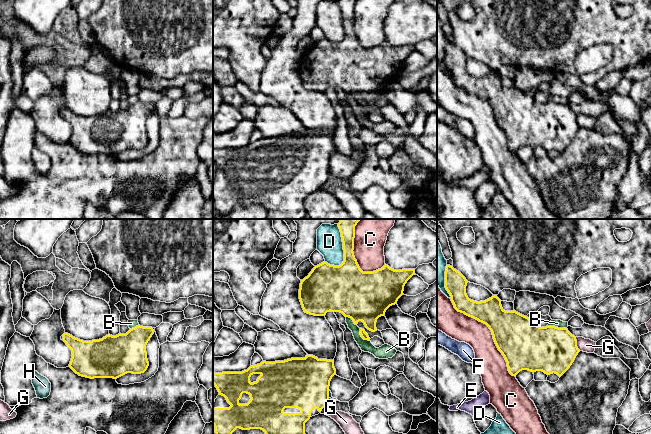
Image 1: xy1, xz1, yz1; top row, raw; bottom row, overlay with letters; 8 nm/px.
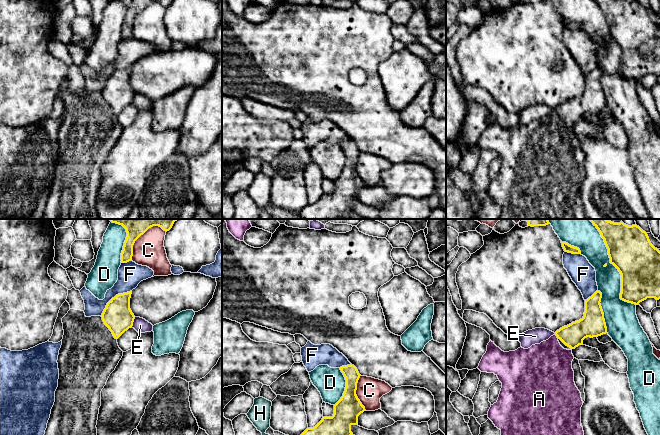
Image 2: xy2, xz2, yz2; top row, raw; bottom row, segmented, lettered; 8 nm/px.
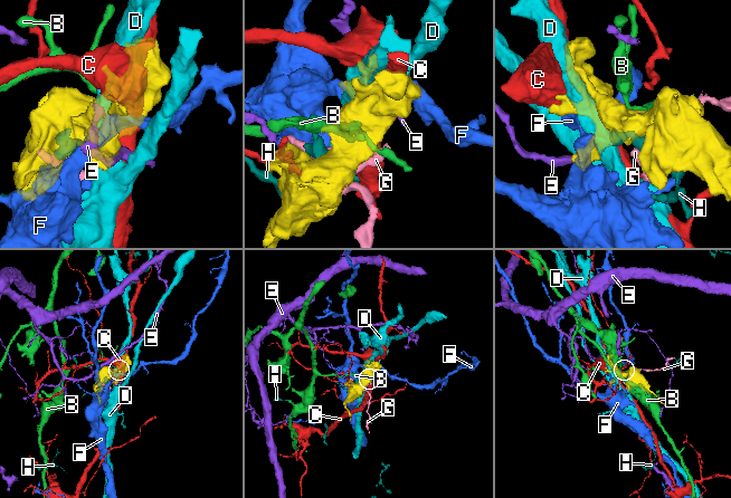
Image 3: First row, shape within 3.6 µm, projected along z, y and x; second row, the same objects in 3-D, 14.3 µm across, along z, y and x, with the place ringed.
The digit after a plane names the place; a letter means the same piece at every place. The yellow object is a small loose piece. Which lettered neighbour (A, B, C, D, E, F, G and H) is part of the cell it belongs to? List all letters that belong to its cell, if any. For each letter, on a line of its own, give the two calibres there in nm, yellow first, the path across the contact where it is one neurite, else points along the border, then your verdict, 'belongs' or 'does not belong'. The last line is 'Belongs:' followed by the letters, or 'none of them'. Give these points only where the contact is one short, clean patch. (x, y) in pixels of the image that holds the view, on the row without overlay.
A: calibres 190 and 380 nm; way yz2 (572, 111), (556, 111), (552, 118), (548, 141); belongs
B: calibres 380 and 60 nm; border yz1 (548, 101), (566, 104); does not belong
C: calibres 360 and 240 nm; does not belong
D: calibres 360 and 200 nm; does not belong
E: calibres 240 and 110 nm; border xy2 (135, 93), (131, 102); does not belong
F: calibres 240 and 200 nm; does not belong
G: calibres 380 and 110 nm; does not belong
H: calibres 420 and 30 nm; does not belong
Belongs: A

